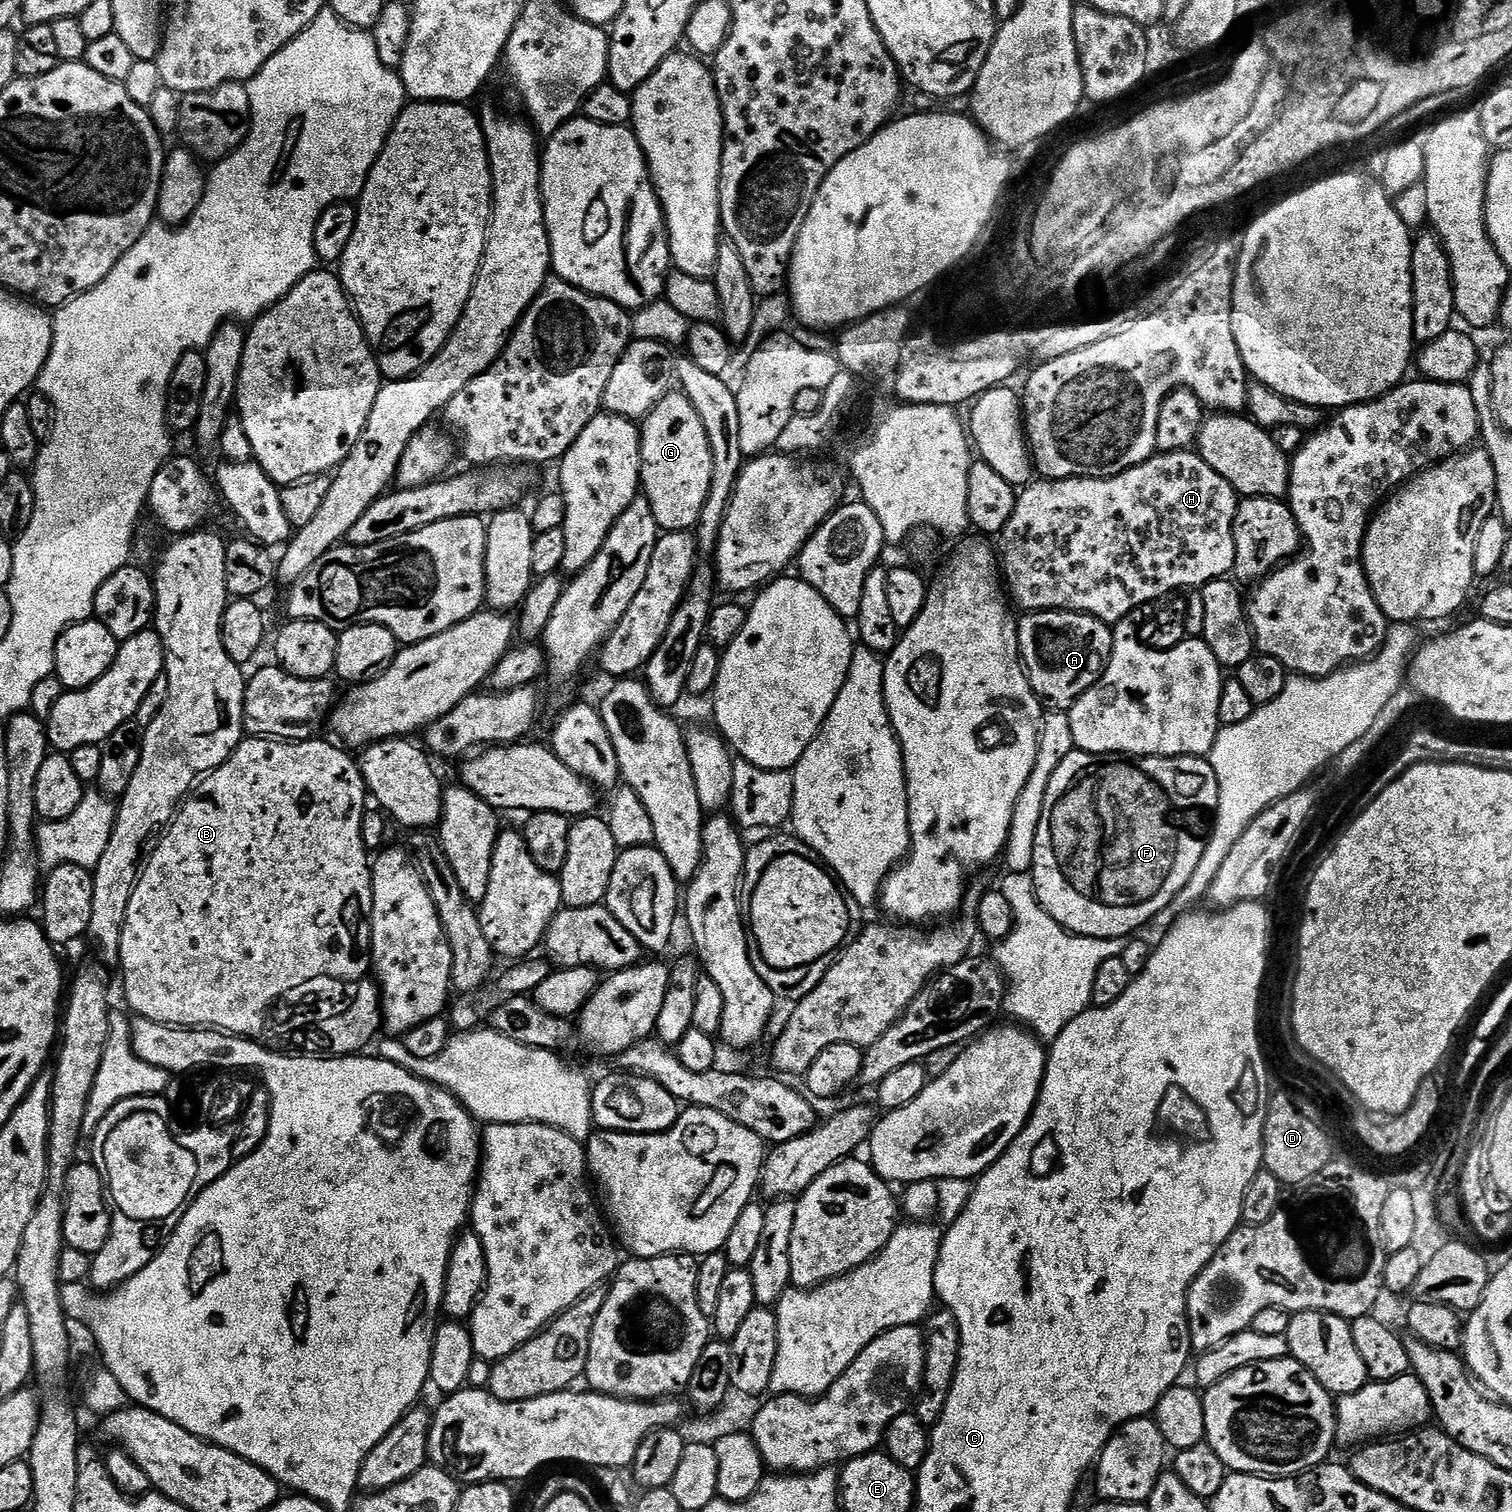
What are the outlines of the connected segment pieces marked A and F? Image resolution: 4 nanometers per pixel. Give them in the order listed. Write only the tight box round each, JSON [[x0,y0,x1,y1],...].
[[1018,612,1113,710],[1032,750,1218,940]]

